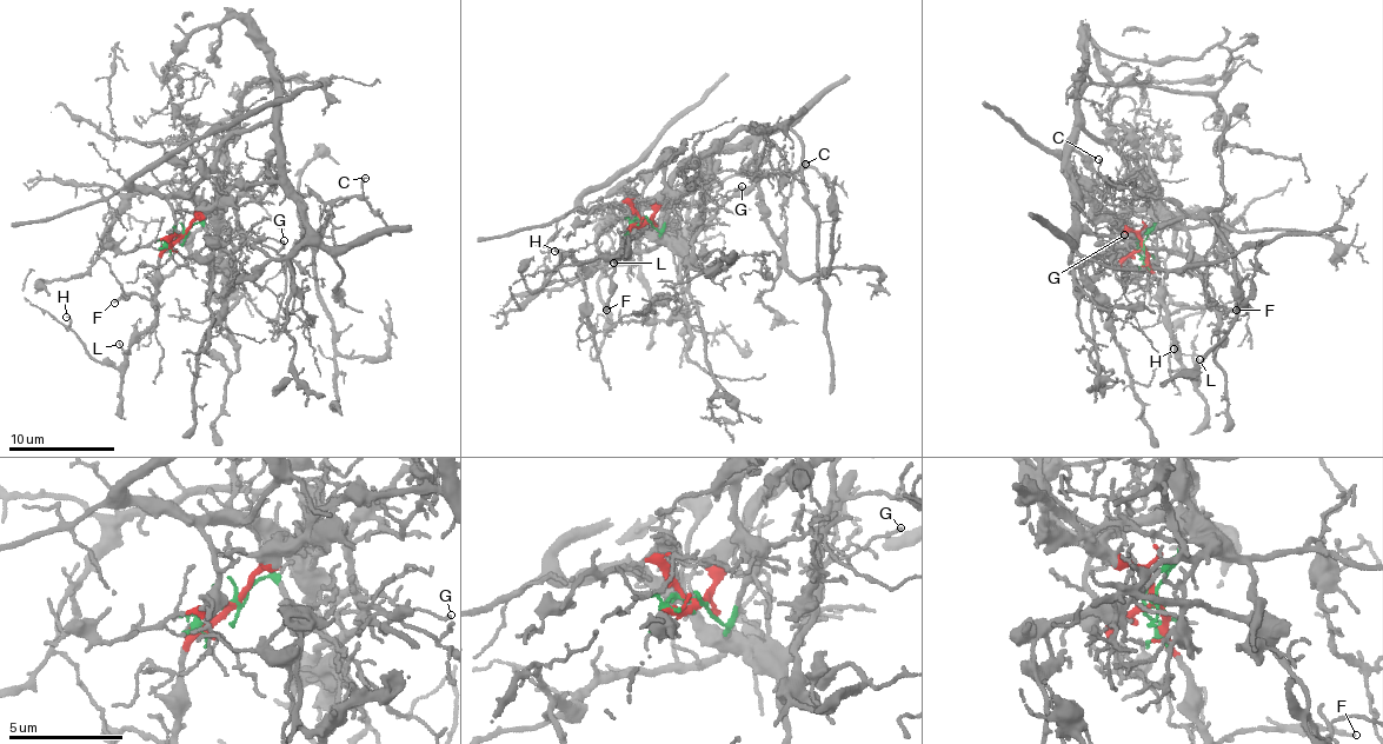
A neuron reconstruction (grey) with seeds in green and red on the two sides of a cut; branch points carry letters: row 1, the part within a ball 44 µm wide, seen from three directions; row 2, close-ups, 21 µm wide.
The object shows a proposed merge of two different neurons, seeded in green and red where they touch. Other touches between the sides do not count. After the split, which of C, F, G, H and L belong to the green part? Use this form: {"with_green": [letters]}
{"with_green": ["C", "G"]}

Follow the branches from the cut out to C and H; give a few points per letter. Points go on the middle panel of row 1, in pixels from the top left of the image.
C: (645, 220), (663, 238), (692, 238), (697, 231), (692, 228), (730, 198), (770, 172), (796, 171), (805, 163)
H: (645, 220), (630, 231), (639, 232), (616, 256), (599, 254), (567, 266), (554, 250)

